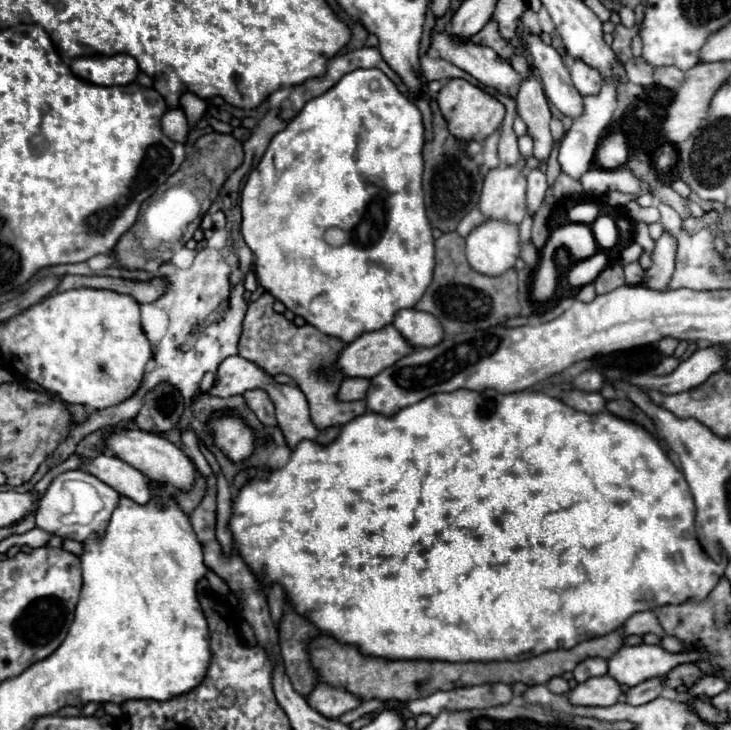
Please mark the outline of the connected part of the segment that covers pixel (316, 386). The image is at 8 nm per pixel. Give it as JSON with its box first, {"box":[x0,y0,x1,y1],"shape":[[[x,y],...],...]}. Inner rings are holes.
{"box":[239,292,367,430],"shape":[[[265,292],[259,300],[249,304],[245,322],[243,322],[243,334],[239,342],[239,354],[247,360],[253,360],[257,366],[261,366],[269,374],[287,374],[305,394],[309,408],[311,408],[311,420],[313,424],[323,430],[329,426],[343,426],[351,422],[353,418],[367,412],[367,406],[363,400],[357,402],[341,402],[337,398],[337,390],[341,382],[347,378],[339,366],[339,352],[347,346],[343,340],[337,340],[333,336],[327,336],[319,332],[311,324],[295,326],[289,322],[283,314],[277,314],[273,310],[275,298]],[[307,338],[323,338],[323,340],[307,340]]]}

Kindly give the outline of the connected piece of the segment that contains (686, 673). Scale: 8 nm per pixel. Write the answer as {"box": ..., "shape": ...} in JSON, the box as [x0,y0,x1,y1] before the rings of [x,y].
{"box":[663,664,701,688],"shape":[[[679,664],[675,666],[663,680],[663,686],[667,688],[679,688],[679,686],[693,686],[697,678],[701,678],[701,670],[695,664]]]}

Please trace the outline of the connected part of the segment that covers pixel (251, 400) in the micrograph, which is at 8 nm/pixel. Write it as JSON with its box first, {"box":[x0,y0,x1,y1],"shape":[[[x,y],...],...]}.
{"box":[243,390,277,426],"shape":[[[249,390],[243,394],[247,406],[257,414],[257,418],[261,420],[263,426],[275,426],[277,420],[275,420],[275,408],[273,408],[273,402],[269,400],[267,392],[265,390]]]}

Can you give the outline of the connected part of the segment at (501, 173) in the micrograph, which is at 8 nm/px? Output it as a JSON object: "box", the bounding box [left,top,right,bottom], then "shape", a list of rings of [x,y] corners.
{"box":[479,166,527,224],"shape":[[[499,166],[485,176],[479,210],[491,220],[519,224],[527,212],[525,172],[517,166]]]}

